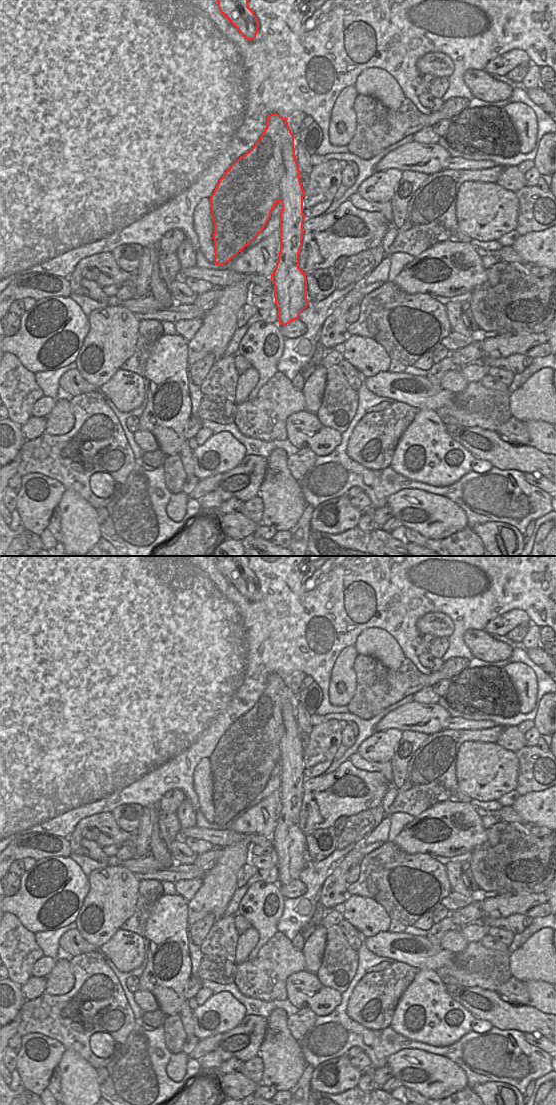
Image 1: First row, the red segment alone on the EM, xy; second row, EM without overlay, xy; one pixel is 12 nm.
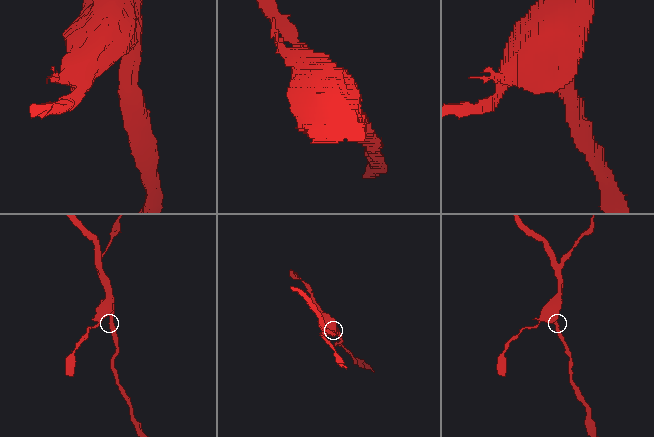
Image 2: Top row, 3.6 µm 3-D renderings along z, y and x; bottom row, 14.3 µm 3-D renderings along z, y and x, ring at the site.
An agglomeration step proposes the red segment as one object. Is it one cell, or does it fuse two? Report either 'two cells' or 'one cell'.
two cells

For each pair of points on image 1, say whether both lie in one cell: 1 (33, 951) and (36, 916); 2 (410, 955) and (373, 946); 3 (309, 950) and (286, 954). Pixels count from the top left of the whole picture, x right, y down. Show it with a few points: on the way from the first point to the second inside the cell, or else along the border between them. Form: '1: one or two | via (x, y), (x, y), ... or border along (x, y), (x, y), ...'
1: two | border along (16, 918), (34, 934)
2: one | via (401, 954), (392, 954), (382, 945)
3: two | border along (301, 951), (304, 957), (305, 969)

